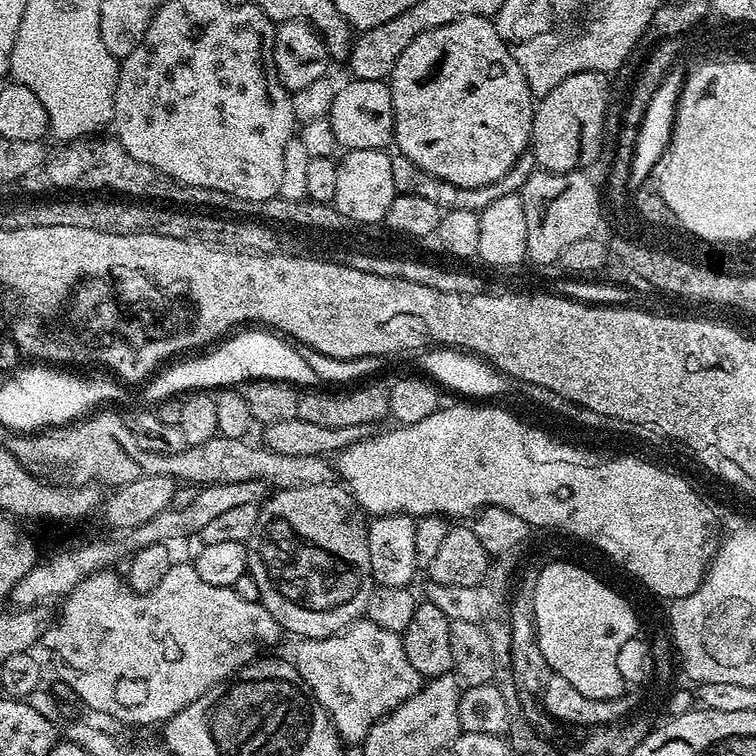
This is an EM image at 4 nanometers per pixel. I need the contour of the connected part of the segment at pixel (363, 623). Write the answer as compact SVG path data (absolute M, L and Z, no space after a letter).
M367 618L352 621L344 631L336 632L333 636L323 636L317 640L301 639L297 644L300 645L297 646L296 653L290 656L291 663L295 665L300 682L313 701L324 709L341 741L348 743L349 740L350 743L359 745L376 720L388 715L422 687L420 672L414 670L414 666L410 666L410 658L406 658L401 633L382 630L382 626Z

